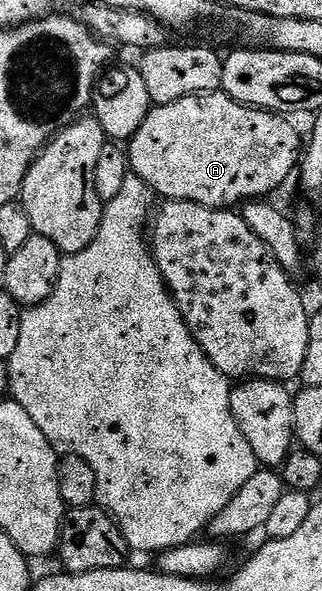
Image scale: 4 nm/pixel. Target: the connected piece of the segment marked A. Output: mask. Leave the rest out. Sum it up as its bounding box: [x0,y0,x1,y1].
[127,91,303,209]

